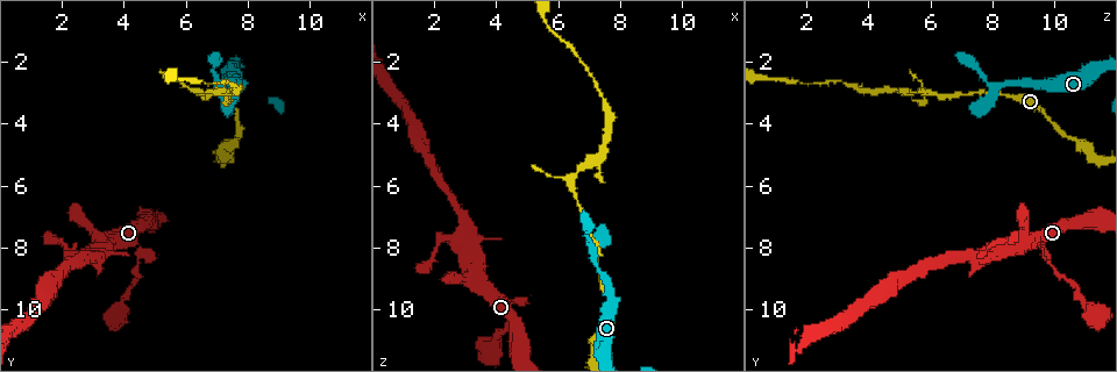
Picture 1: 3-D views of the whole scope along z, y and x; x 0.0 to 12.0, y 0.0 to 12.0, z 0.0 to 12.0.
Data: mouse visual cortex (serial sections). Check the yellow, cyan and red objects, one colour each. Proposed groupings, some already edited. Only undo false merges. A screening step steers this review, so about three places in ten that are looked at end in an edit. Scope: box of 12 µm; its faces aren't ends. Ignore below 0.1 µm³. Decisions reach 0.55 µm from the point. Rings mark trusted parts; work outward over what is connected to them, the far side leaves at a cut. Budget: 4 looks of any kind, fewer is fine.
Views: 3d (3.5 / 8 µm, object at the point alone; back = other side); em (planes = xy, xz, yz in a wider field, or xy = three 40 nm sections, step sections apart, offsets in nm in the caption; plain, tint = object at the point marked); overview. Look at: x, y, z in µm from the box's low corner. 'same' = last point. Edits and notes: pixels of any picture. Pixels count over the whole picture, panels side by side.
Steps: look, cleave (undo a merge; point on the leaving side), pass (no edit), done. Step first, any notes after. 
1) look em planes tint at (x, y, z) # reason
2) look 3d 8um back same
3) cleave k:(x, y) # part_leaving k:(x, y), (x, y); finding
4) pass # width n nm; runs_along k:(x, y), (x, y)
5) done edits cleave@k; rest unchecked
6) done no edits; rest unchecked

look 3d 3.5um at (3.1, 8.3, 7.5) # branch point

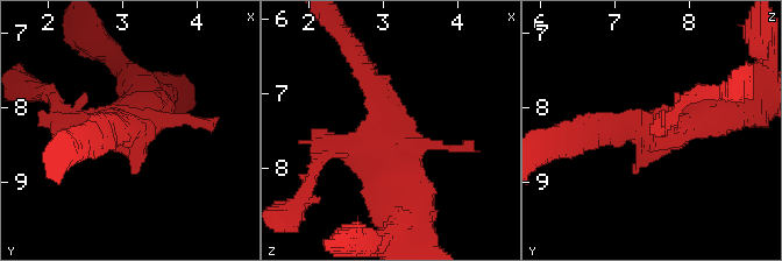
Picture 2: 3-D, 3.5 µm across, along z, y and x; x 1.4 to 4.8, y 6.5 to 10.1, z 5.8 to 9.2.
look em planes tint at (3.00, 8.25, 7.45)

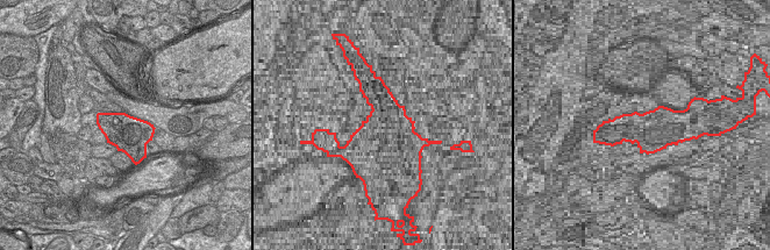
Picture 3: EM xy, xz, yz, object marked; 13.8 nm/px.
pass # runs_along 2:(400, 211), (386, 103), (365, 70); all the same cell

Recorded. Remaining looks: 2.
look 3d 3.5um at (6.5, 3.0, 5.7) # abrupt turn

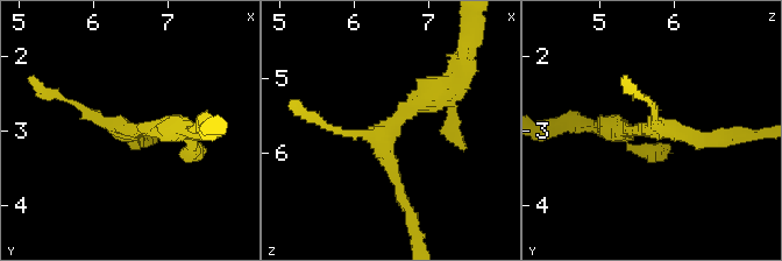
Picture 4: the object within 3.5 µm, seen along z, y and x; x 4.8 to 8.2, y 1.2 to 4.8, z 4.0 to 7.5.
look em xy step 5 tint at (6.40, 3.00, 5.75) # need the tissue

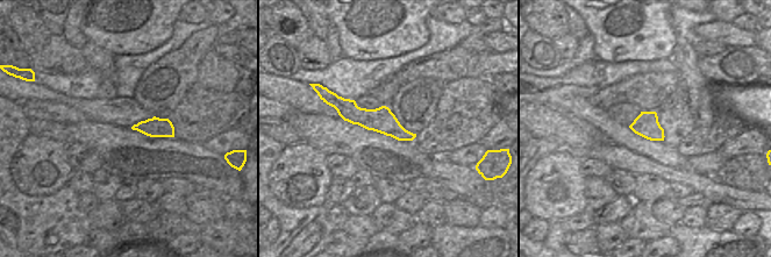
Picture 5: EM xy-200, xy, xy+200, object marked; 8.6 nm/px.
pass # width 220 nm; runs_along 5:(336, 99), (354, 114), (411, 136); one cell here

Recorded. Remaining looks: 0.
done no edits; rest unchecked

